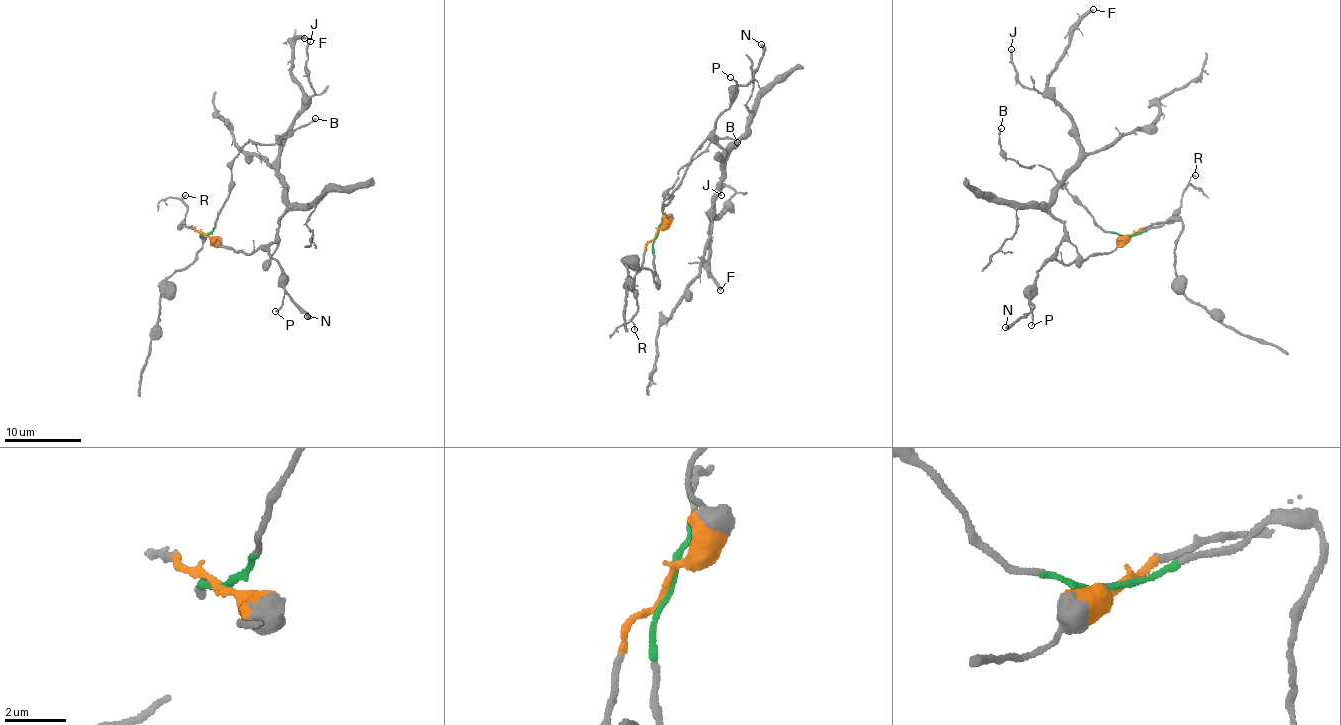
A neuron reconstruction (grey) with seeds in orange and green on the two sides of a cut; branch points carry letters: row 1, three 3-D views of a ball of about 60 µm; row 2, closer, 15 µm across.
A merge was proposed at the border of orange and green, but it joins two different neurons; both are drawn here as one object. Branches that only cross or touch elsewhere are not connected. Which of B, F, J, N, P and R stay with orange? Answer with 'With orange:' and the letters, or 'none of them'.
With orange: F, J, N, P, R

